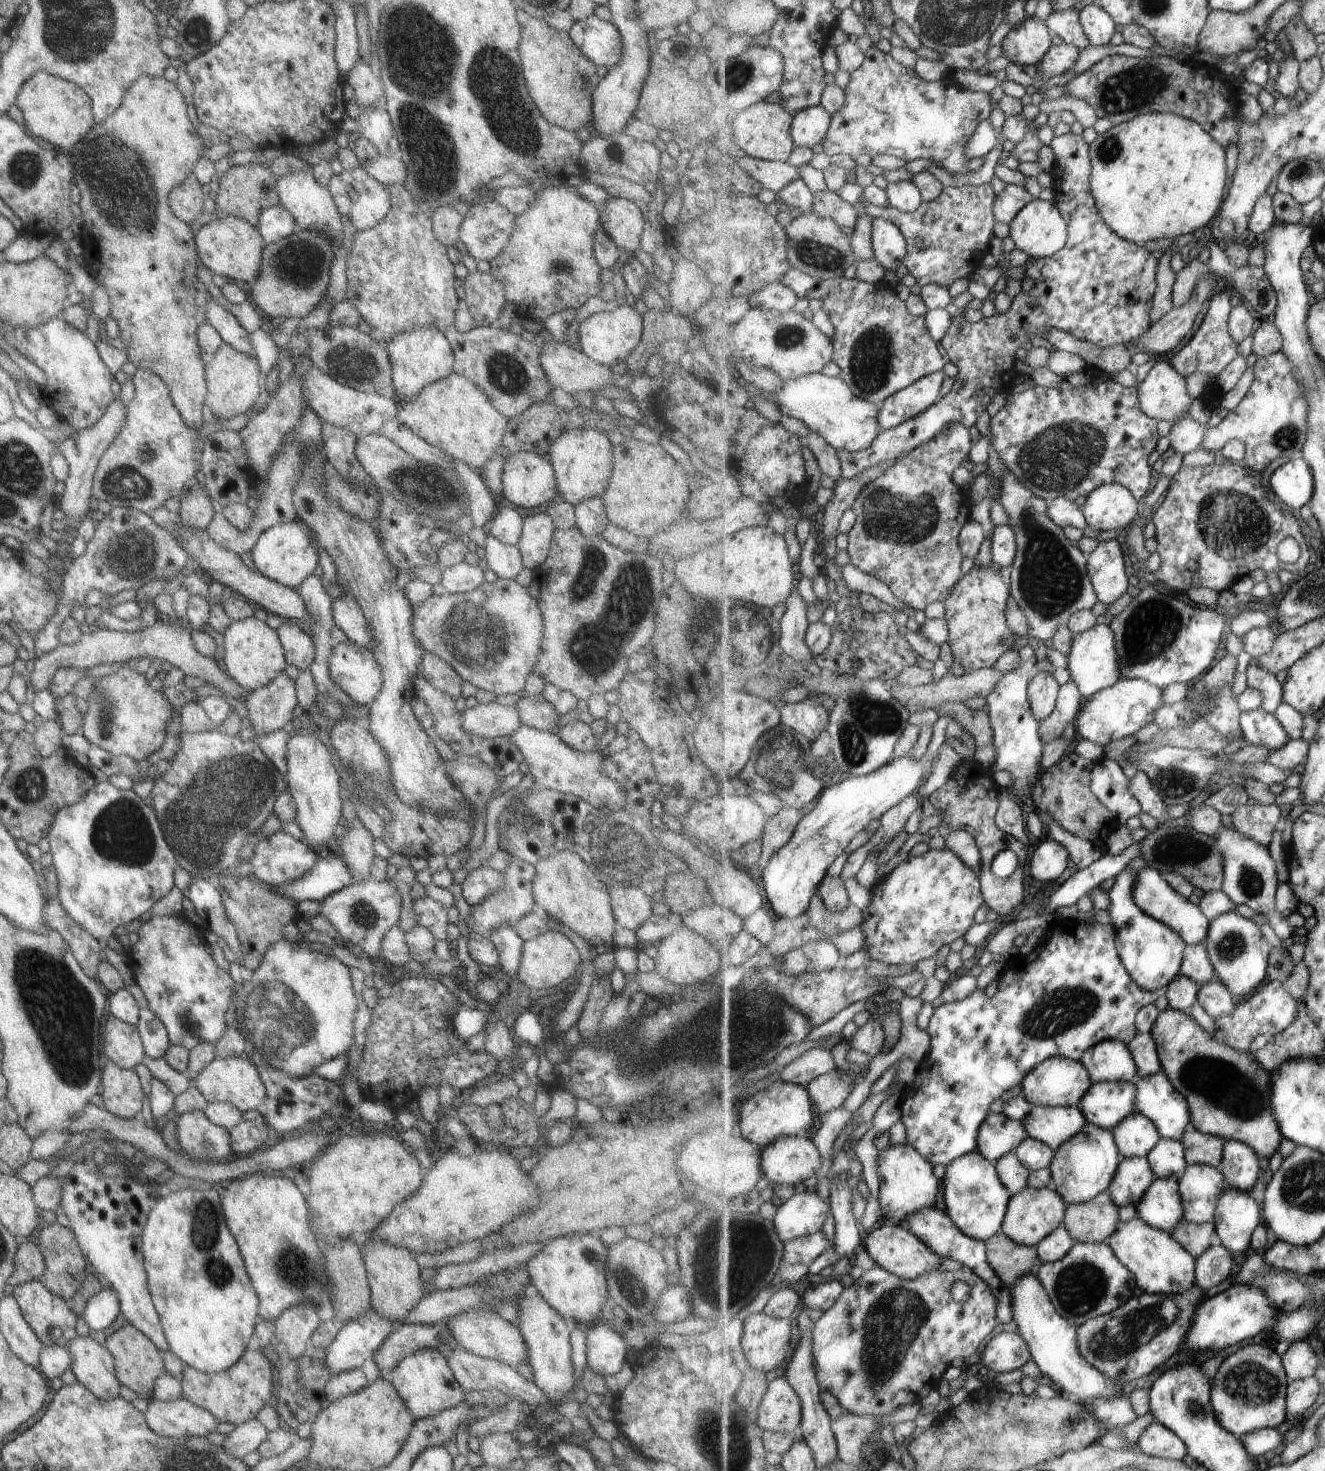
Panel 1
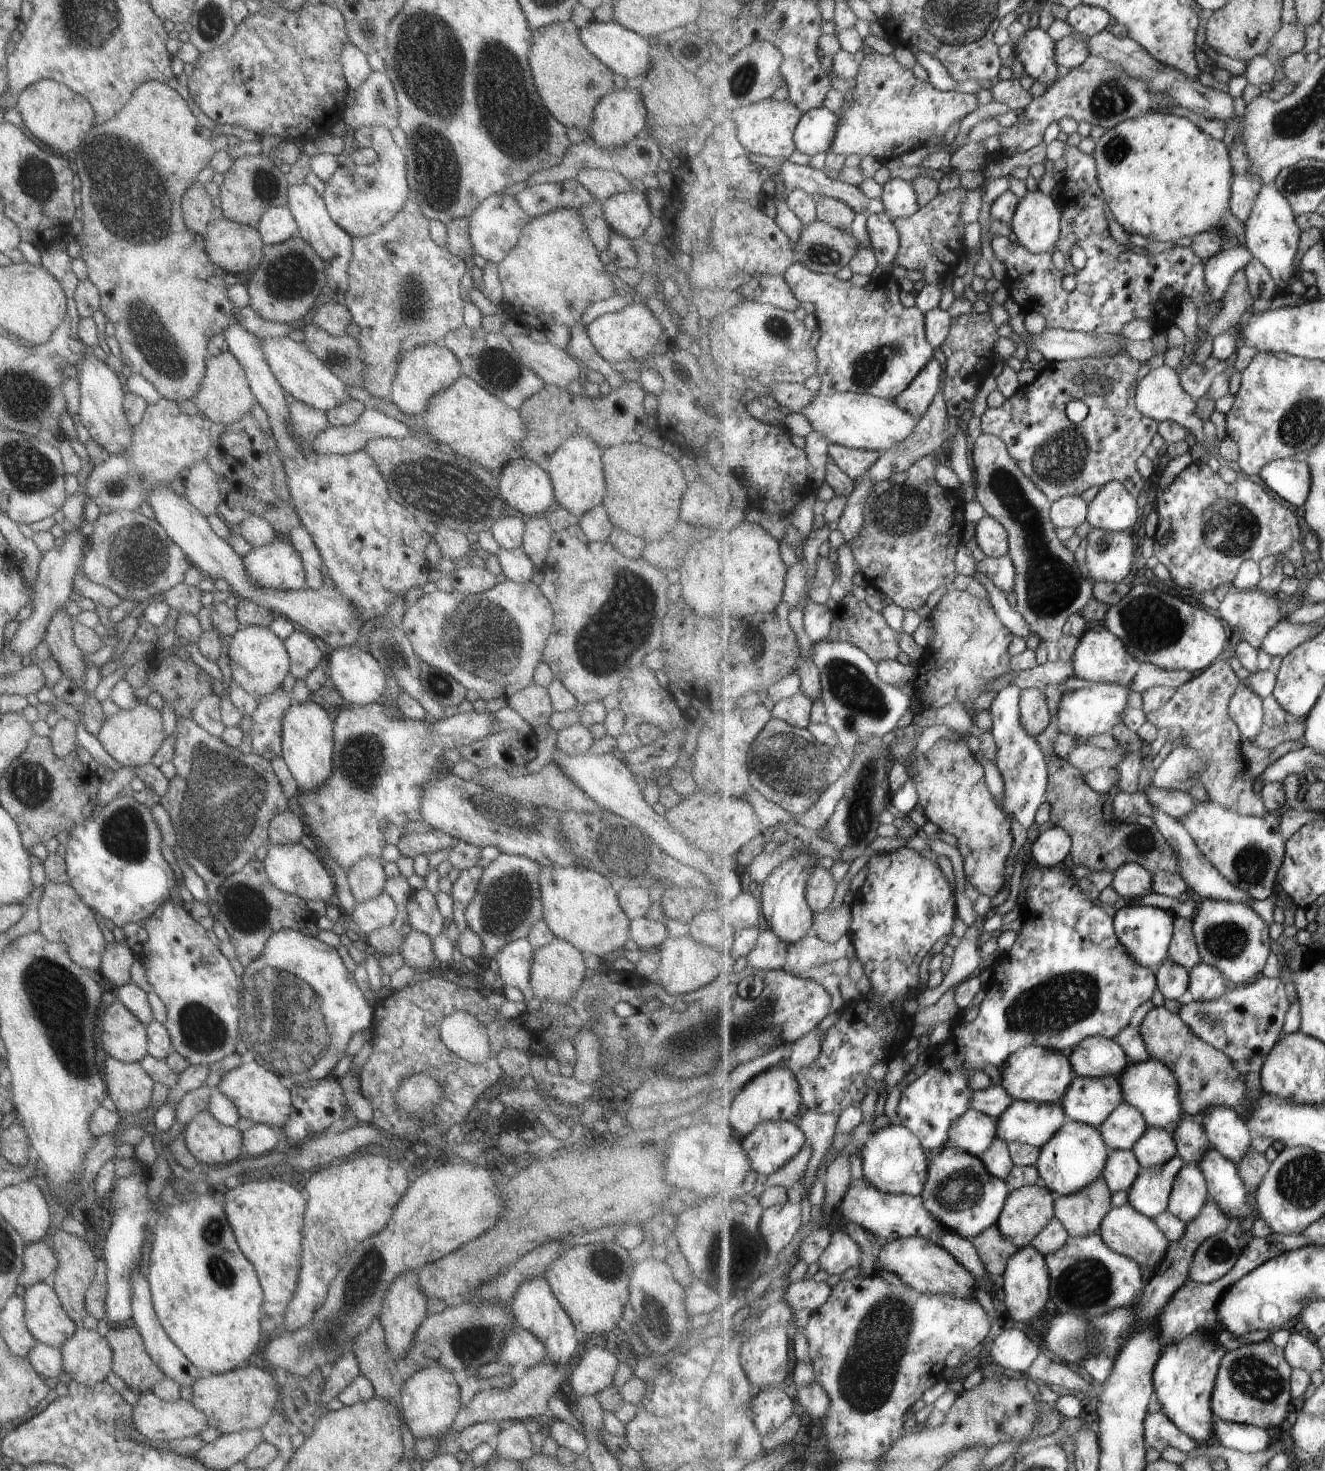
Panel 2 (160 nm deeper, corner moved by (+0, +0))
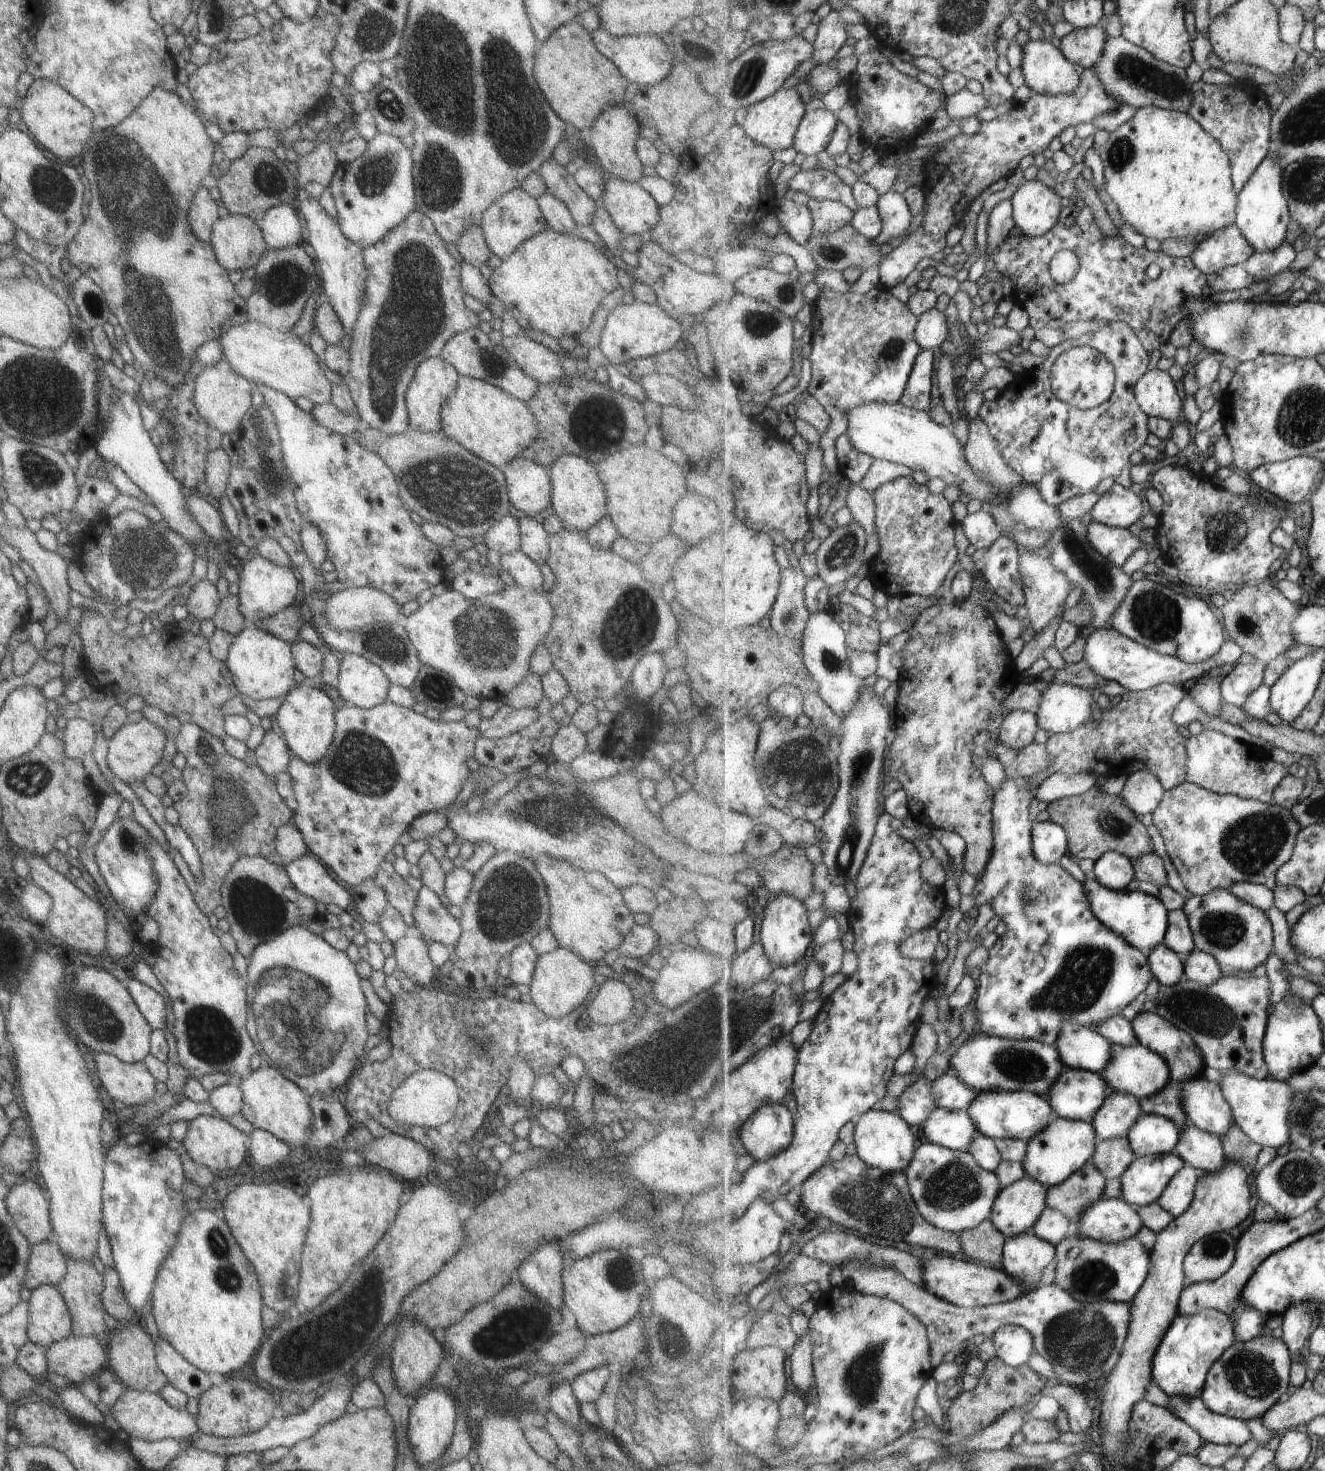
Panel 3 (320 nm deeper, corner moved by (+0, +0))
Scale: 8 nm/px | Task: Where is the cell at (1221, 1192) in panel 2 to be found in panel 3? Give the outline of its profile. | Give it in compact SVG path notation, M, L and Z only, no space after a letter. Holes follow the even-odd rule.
M1189 1124L1180 1130L1176 1153L1186 1163L1205 1173L1222 1169L1228 1161L1222 1140L1215 1134Z

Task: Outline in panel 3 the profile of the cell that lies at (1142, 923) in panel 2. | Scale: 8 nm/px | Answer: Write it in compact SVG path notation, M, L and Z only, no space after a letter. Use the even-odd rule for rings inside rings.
M1087 872L1084 880L1084 889L1087 900L1091 903L1093 912L1103 924L1108 925L1117 934L1120 934L1125 940L1129 941L1133 947L1145 952L1153 950L1159 943L1164 942L1166 932L1169 928L1169 913L1165 904L1159 897L1145 894L1139 889L1131 888L1117 891L1107 888L1101 884L1095 874Z

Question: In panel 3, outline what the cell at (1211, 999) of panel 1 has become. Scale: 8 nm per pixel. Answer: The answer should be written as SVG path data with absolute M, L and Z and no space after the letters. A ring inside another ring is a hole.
M1195 949L1184 957L1185 976L1209 986L1216 983L1223 974L1221 974L1221 966L1213 953L1204 950Z

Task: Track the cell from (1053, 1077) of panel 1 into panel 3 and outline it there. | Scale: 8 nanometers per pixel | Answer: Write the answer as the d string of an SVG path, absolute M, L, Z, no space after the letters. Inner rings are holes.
M982 1031L969 1037L954 1054L949 1072L974 1091L1029 1091L1047 1096L1066 1066L1055 1045L1040 1040L1012 1039Z

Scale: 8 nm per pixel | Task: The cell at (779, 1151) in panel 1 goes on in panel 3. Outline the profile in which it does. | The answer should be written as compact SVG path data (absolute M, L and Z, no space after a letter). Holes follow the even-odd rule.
M786 1103L764 1104L745 1121L738 1133L746 1151L755 1160L777 1156L791 1146L796 1130L796 1117Z

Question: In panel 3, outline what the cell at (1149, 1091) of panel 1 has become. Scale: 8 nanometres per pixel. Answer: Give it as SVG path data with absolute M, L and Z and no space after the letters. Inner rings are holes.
M1141 1042L1132 1045L1114 1045L1110 1063L1100 1073L1111 1090L1134 1094L1139 1100L1161 1092L1172 1078L1164 1057Z

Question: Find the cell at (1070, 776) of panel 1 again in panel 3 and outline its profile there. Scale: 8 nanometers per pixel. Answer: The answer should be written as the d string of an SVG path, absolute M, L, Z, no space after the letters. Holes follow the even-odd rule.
M1093 786L1083 794L1050 802L1046 810L1050 819L1068 832L1068 852L1074 860L1091 858L1096 861L1107 851L1115 851L1134 861L1144 854L1153 853L1147 826L1132 816L1135 812L1123 800L1121 794L1107 794L1101 787Z

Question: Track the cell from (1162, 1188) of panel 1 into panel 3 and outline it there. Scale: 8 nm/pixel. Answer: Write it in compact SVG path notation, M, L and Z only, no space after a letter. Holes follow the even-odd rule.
M1177 1153L1139 1157L1120 1176L1121 1197L1137 1207L1157 1203L1185 1165Z

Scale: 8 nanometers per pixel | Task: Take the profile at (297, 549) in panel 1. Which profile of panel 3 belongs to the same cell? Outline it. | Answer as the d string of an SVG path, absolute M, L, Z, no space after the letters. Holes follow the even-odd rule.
M257 554L249 562L239 565L238 569L238 611L245 621L253 623L267 619L283 611L285 607L297 604L299 582L297 574L294 574L291 568L277 566Z

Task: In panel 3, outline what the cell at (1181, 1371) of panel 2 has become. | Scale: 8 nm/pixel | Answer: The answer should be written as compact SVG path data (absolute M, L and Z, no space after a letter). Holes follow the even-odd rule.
M1207 1309L1192 1315L1177 1315L1154 1356L1153 1383L1169 1397L1201 1396L1209 1370L1236 1338L1236 1320L1229 1313Z

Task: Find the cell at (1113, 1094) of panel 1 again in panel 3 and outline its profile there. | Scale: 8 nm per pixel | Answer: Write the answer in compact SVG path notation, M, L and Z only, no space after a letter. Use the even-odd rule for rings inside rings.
M1066 1067L1045 1098L1059 1117L1091 1121L1110 1091L1101 1073Z

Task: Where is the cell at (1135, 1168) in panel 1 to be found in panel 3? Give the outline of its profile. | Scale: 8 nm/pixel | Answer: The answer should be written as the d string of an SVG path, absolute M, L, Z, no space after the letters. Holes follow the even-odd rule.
M1127 1137L1100 1140L1092 1161L1104 1172L1107 1179L1119 1177L1139 1158Z

